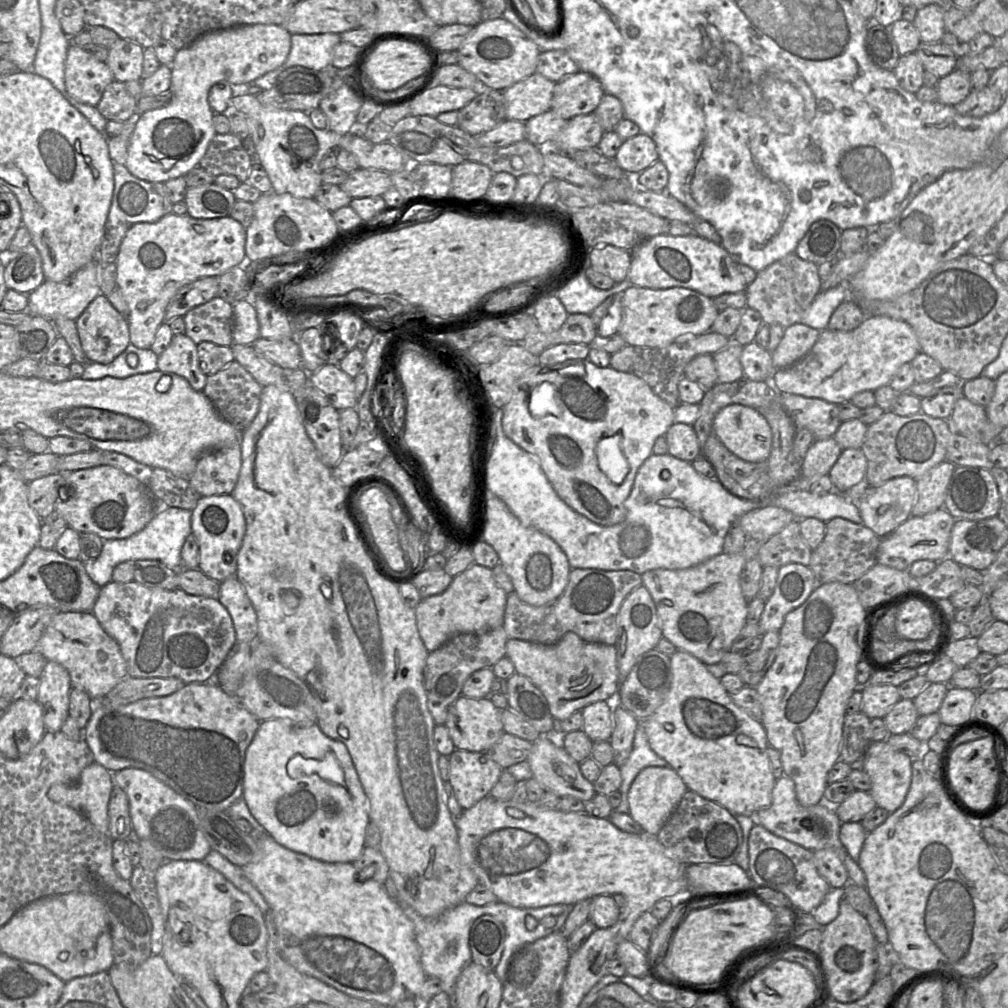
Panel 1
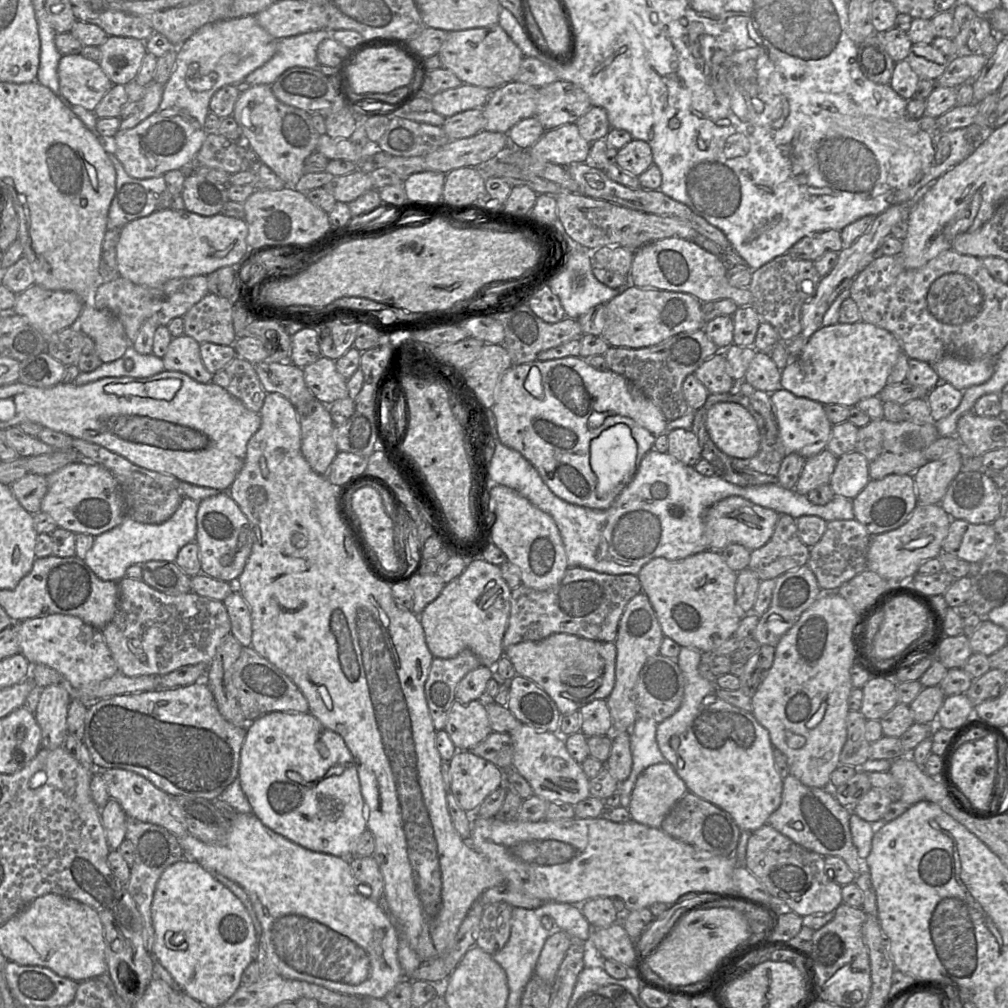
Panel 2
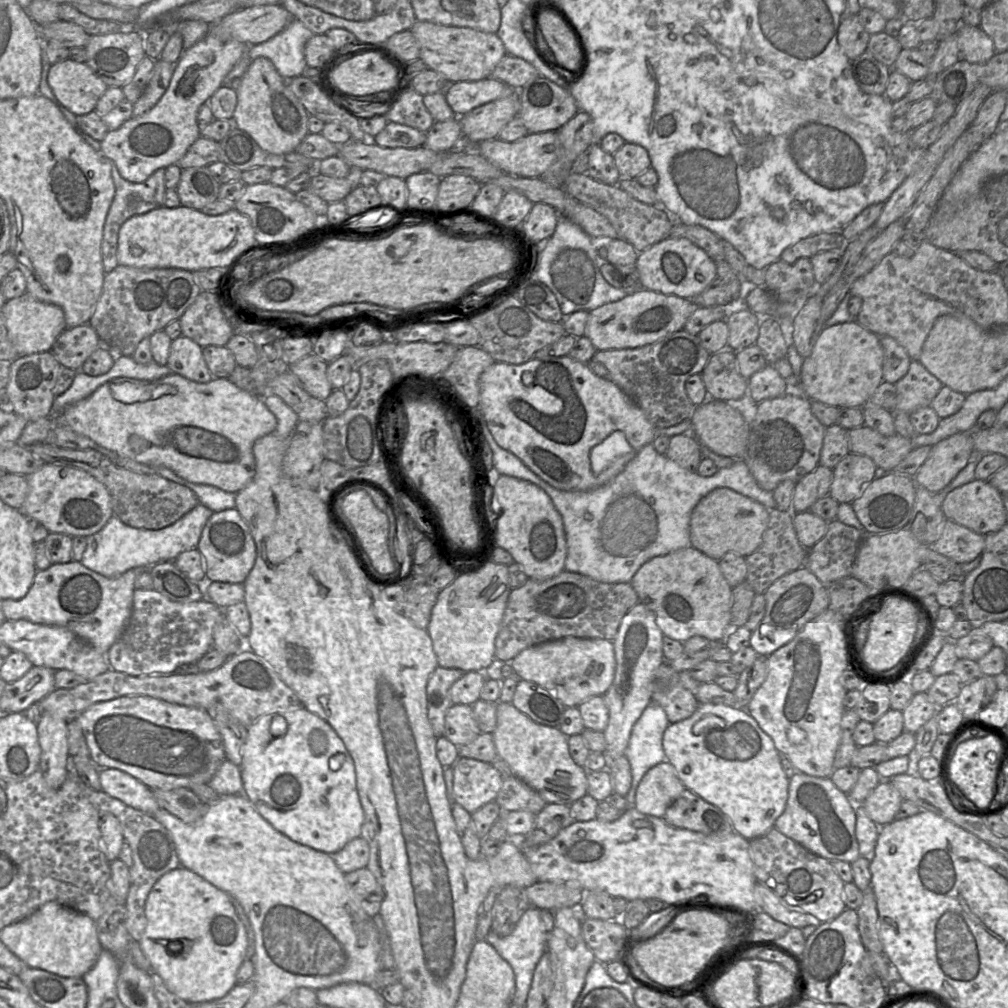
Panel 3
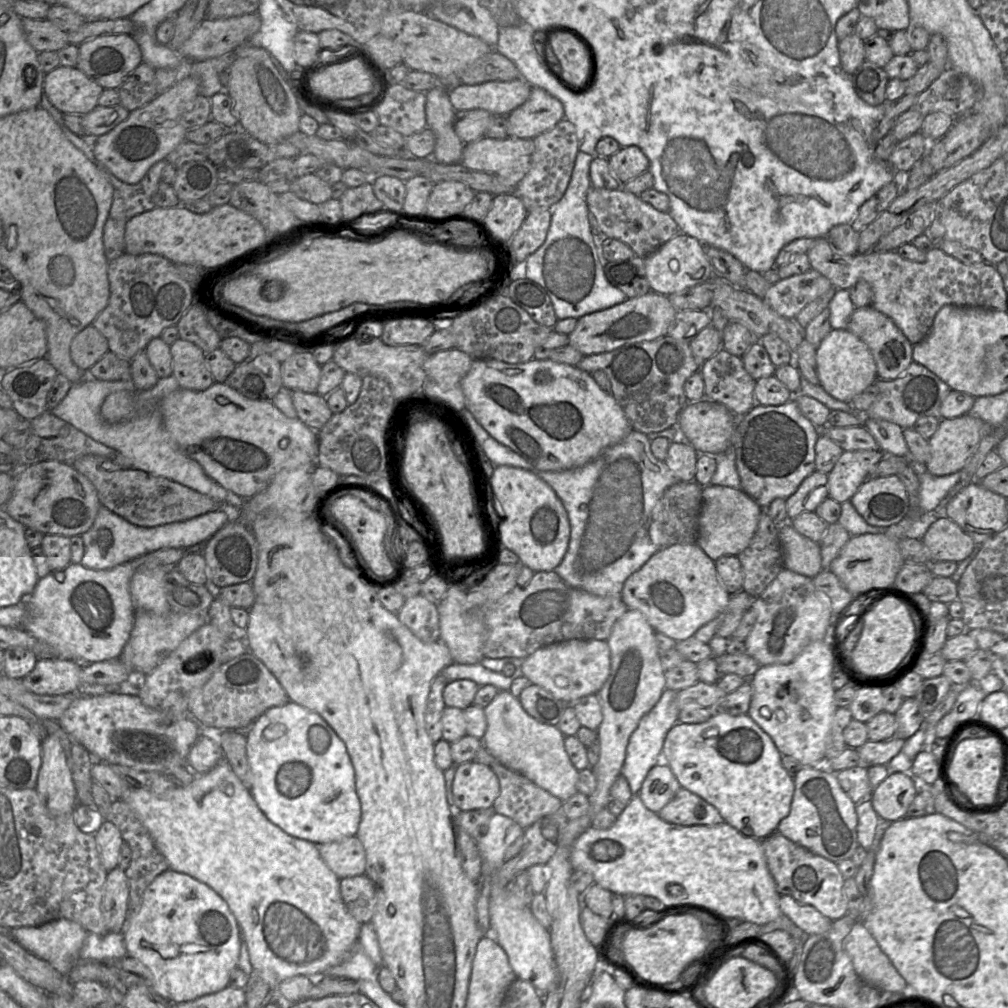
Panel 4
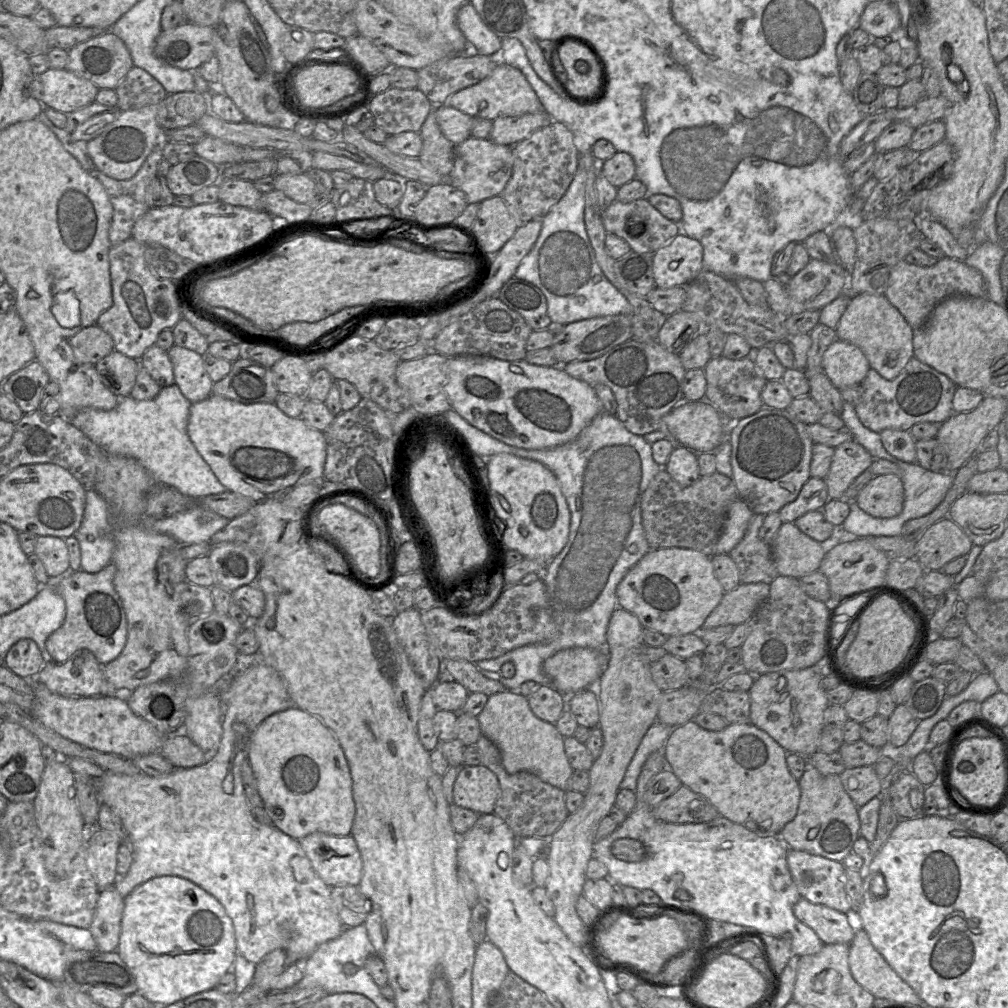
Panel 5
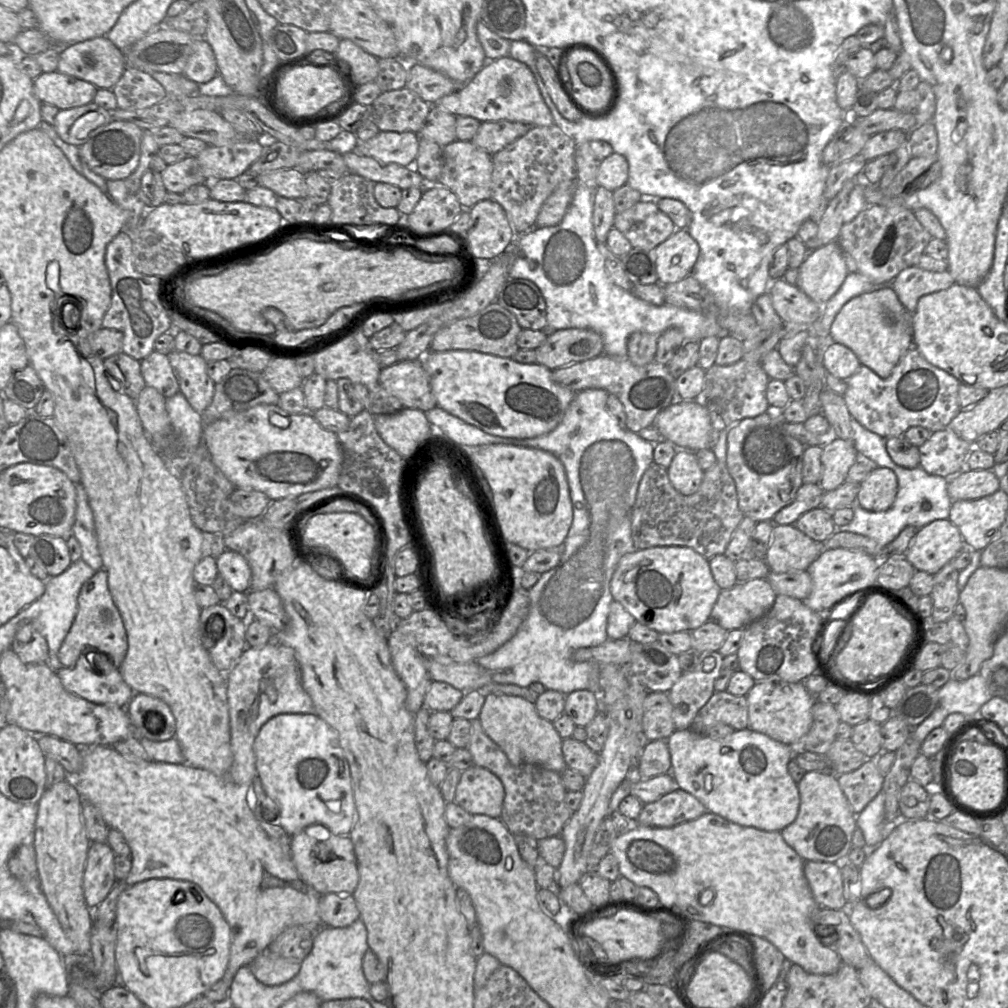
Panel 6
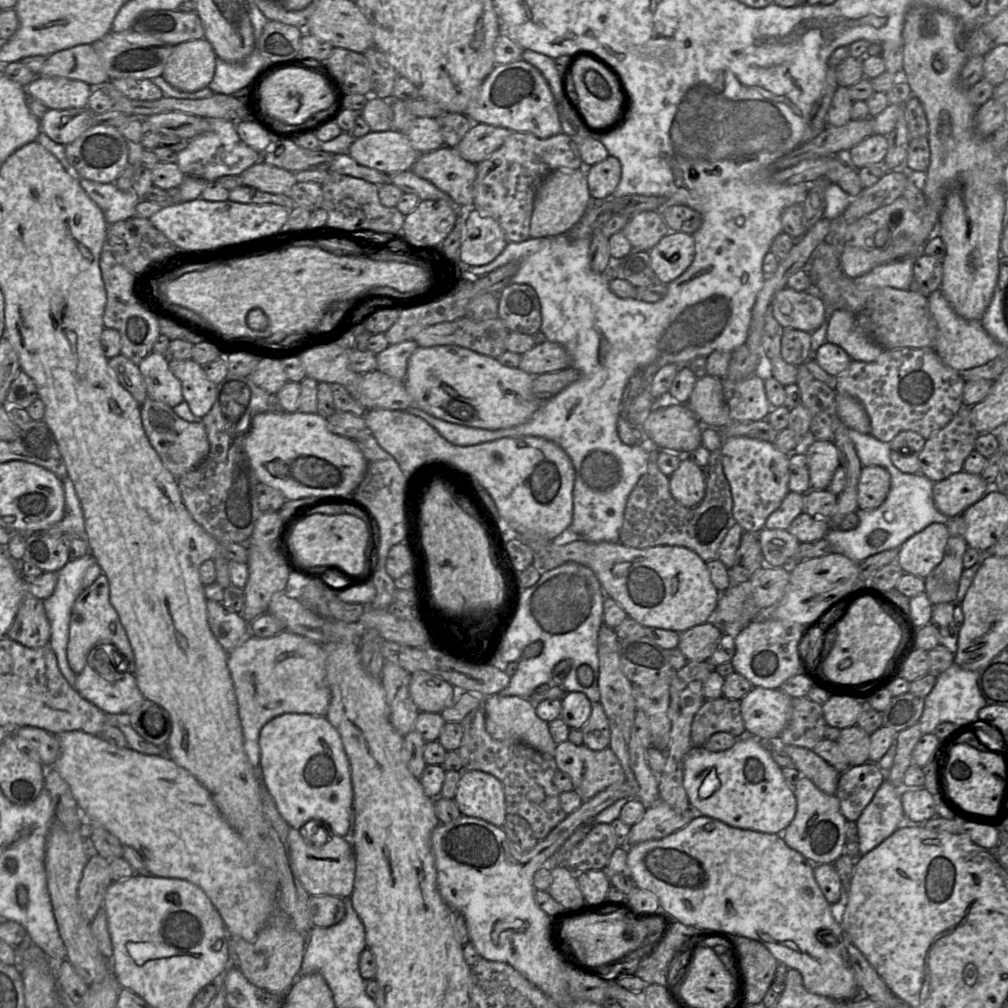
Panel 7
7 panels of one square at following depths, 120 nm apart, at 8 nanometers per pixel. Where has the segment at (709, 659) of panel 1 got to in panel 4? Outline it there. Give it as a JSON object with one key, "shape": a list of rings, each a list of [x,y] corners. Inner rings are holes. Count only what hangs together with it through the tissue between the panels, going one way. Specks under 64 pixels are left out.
{"shape":[[[696,543],[673,544],[655,554],[624,582],[621,599],[628,609],[644,614],[655,632],[685,640],[725,612],[730,594],[722,585],[713,561]]]}

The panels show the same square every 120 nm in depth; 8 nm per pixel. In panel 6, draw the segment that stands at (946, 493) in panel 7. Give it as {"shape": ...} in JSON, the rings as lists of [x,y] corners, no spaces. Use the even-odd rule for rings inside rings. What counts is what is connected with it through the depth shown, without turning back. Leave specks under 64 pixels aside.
{"shape":[[[964,468],[948,481],[947,492],[952,500],[976,500],[999,490],[999,480],[992,470]]]}

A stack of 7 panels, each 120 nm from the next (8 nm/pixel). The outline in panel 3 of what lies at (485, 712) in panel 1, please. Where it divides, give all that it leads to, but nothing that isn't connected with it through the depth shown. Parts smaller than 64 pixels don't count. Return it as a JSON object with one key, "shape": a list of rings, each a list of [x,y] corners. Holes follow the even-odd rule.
{"shape":[[[452,704],[445,716],[444,736],[456,746],[463,746],[480,734],[472,705]]]}

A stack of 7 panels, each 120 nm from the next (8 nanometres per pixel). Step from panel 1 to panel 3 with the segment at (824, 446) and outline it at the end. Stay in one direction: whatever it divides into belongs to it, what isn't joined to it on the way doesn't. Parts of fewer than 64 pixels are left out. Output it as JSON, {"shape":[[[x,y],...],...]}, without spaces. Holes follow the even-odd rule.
{"shape":[[[818,465],[795,485],[791,512],[799,513],[810,510],[811,506],[830,492],[833,469]]]}

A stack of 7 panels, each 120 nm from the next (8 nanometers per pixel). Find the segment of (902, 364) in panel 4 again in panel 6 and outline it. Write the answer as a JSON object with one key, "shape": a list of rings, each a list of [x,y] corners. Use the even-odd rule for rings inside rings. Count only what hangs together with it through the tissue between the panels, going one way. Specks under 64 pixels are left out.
{"shape":[[[885,285],[849,300],[840,309],[831,325],[830,339],[850,348],[861,365],[886,379],[902,356],[914,347],[912,315],[901,304],[891,285]]]}

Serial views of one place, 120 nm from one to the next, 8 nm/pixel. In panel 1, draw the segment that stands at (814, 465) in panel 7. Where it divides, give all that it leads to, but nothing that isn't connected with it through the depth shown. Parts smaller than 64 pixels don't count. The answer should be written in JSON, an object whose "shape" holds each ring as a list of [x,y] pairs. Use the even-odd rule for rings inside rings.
{"shape":[[[861,448],[842,450],[829,472],[833,491],[845,493],[852,487],[863,484],[866,477],[866,468],[867,459]]]}

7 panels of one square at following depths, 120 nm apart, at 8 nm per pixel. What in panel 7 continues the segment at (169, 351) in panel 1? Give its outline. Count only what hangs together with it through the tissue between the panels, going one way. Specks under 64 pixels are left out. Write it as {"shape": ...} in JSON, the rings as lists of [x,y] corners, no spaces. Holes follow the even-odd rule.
{"shape":[[[192,358],[171,360],[169,368],[181,381],[183,398],[192,413],[198,418],[205,416],[215,402],[217,384],[208,378],[203,366]]]}

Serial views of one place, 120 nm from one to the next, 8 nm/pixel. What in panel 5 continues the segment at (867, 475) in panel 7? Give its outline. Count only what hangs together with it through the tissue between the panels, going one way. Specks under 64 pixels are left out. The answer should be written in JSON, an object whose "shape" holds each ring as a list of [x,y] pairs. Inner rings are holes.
{"shape":[[[897,475],[874,476],[857,495],[855,502],[868,515],[876,518],[892,518],[903,509],[904,488]]]}

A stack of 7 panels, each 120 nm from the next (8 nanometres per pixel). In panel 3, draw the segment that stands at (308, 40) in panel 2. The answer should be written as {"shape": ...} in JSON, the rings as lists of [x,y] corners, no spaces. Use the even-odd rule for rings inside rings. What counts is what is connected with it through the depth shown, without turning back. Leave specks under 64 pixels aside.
{"shape":[[[292,21],[269,40],[249,46],[243,57],[226,75],[222,86],[229,87],[234,79],[241,78],[249,65],[258,57],[269,59],[284,79],[300,76],[307,68],[304,48],[314,35],[302,22]]]}

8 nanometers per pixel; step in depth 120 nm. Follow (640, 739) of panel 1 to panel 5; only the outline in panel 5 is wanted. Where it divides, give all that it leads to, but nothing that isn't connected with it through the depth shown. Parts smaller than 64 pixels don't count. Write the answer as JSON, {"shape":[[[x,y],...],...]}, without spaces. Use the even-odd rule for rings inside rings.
{"shape":[[[659,721],[651,725],[626,770],[620,789],[628,789],[635,792],[643,765],[652,753],[662,751],[671,730],[671,727]]]}

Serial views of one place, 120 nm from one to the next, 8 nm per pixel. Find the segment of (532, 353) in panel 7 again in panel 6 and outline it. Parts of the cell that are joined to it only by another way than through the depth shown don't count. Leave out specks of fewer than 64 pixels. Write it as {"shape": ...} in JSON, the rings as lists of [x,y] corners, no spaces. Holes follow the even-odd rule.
{"shape":[[[560,329],[550,333],[535,352],[536,363],[552,371],[599,356],[603,352],[603,340],[590,329]]]}

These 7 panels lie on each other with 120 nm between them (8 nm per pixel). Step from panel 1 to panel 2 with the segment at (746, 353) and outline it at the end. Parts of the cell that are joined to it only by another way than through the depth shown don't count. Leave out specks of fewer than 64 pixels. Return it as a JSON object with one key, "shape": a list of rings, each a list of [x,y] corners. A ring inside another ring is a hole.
{"shape":[[[756,351],[744,376],[744,381],[753,388],[772,393],[781,388],[781,370],[771,357],[763,352]]]}

